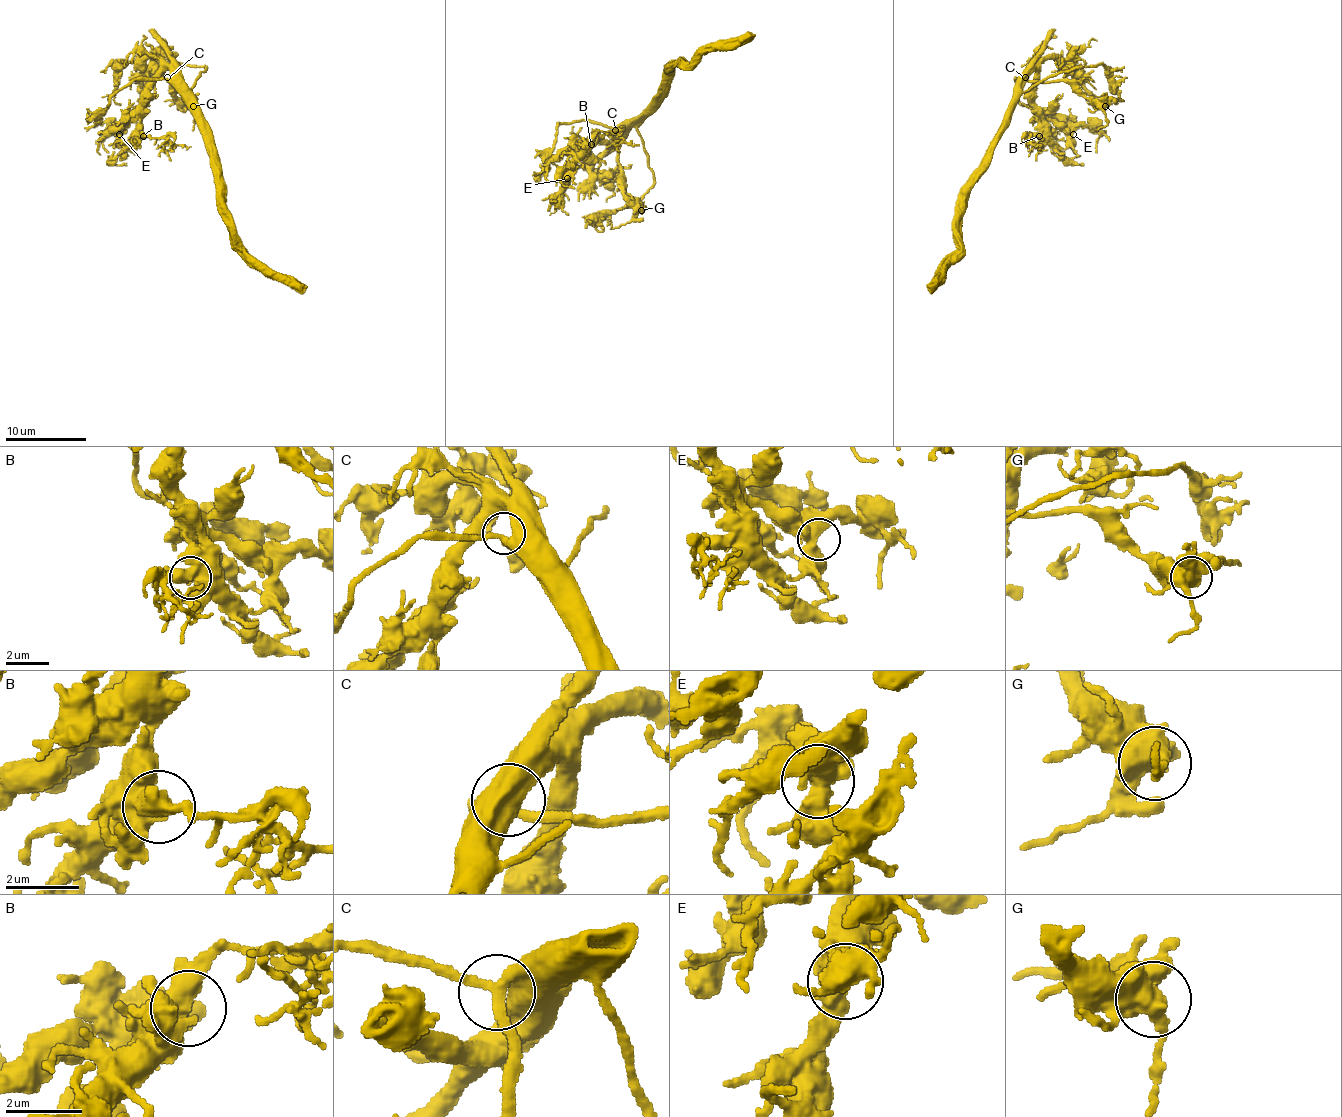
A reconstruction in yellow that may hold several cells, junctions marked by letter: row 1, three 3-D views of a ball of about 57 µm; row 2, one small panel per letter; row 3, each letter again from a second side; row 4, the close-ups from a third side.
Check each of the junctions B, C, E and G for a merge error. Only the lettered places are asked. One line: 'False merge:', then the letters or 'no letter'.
False merge: no letter

